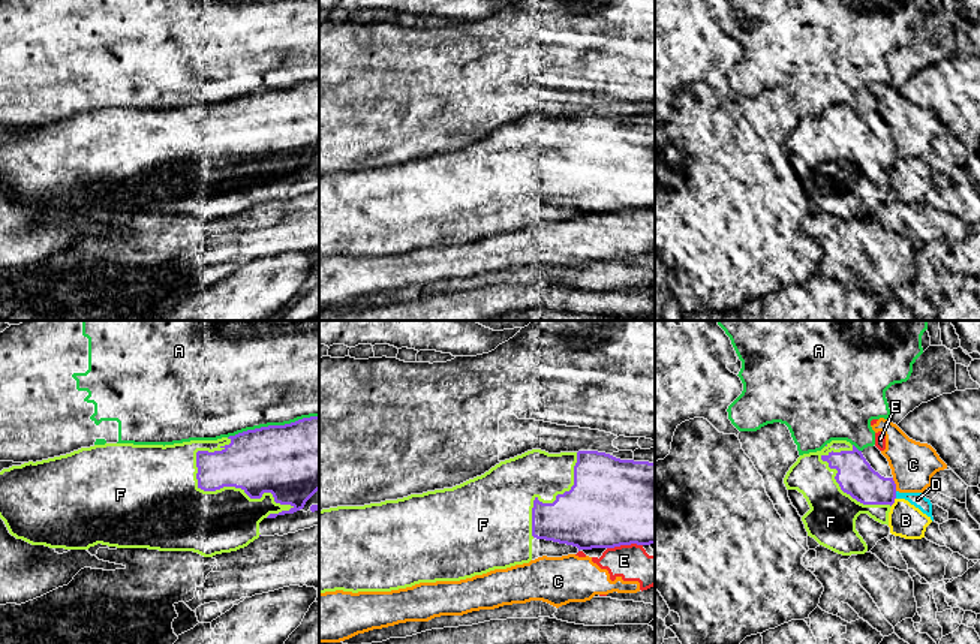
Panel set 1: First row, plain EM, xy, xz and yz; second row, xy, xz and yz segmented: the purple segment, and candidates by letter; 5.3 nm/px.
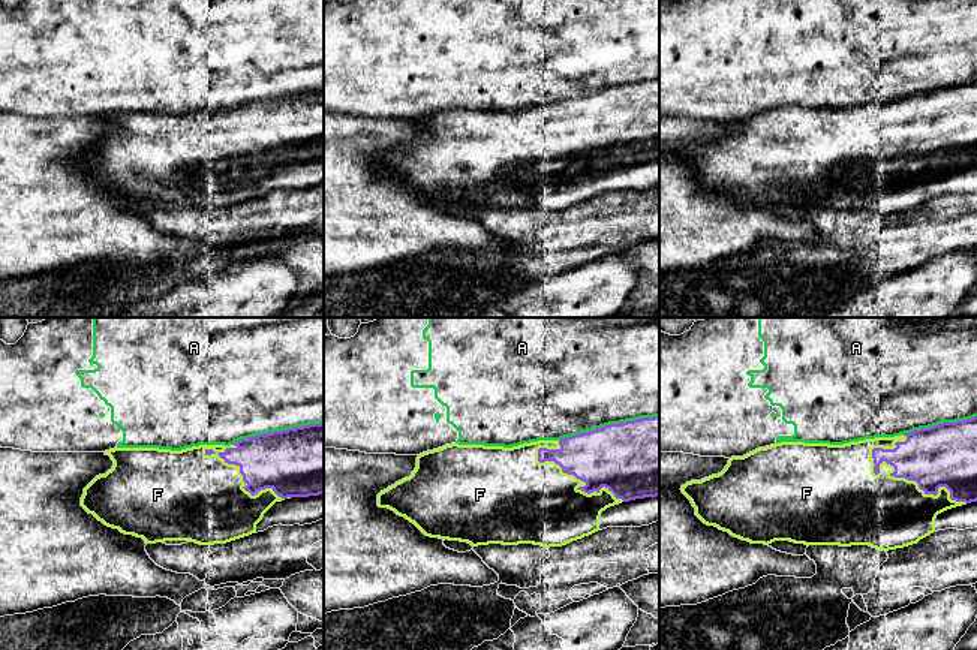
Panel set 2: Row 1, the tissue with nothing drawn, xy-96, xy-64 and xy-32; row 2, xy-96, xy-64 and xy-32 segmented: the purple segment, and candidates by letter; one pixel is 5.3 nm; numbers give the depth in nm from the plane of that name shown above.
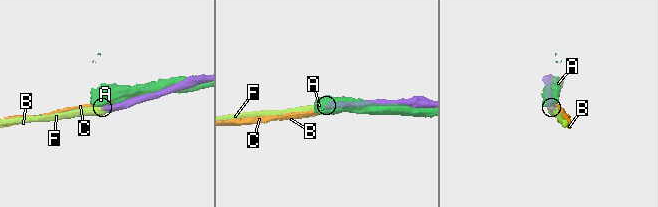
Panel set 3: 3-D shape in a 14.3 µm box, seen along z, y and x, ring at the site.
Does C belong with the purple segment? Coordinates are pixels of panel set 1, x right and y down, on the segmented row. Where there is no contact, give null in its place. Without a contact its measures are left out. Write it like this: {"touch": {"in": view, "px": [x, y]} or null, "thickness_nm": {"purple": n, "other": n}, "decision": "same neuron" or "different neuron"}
{"touch": {"in": "yz", "px": [895, 484]}, "thickness_nm": {"purple": 200, "other": 240}, "decision": "different neuron"}

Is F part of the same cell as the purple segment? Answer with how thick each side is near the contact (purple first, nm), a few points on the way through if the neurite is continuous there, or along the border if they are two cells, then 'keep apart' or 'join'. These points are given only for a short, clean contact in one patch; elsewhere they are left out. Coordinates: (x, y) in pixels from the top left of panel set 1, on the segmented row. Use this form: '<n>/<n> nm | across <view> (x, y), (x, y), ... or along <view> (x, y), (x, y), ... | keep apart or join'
360/340 nm | join

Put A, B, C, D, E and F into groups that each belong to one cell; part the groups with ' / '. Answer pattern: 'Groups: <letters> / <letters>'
Groups: A / B D / C E / F

